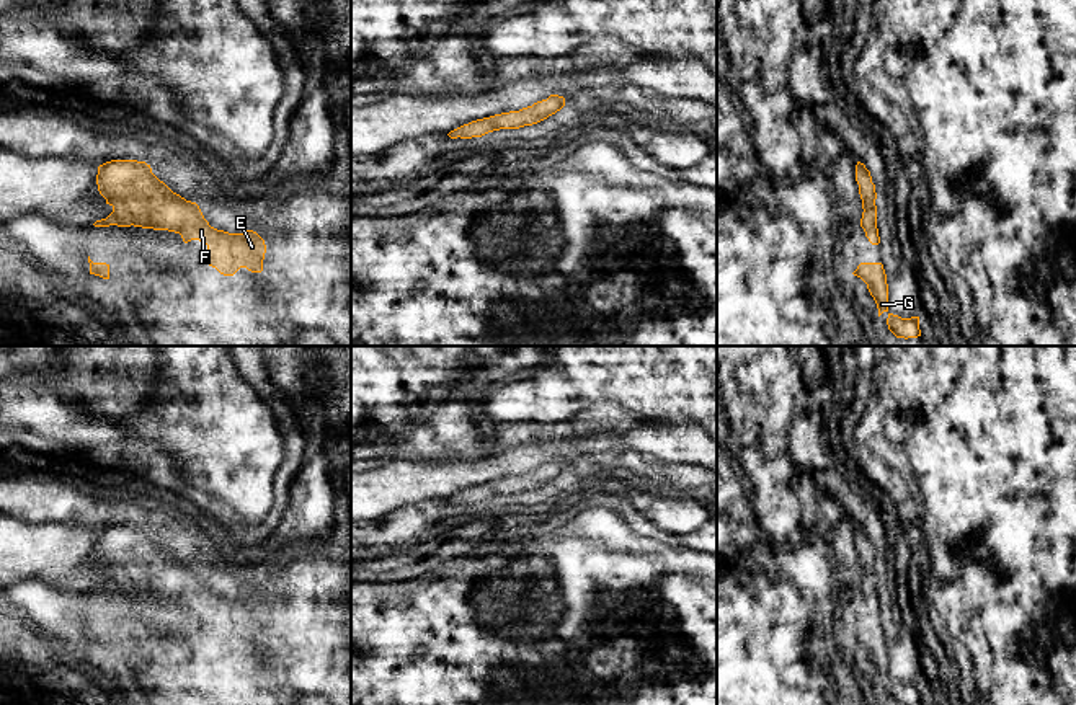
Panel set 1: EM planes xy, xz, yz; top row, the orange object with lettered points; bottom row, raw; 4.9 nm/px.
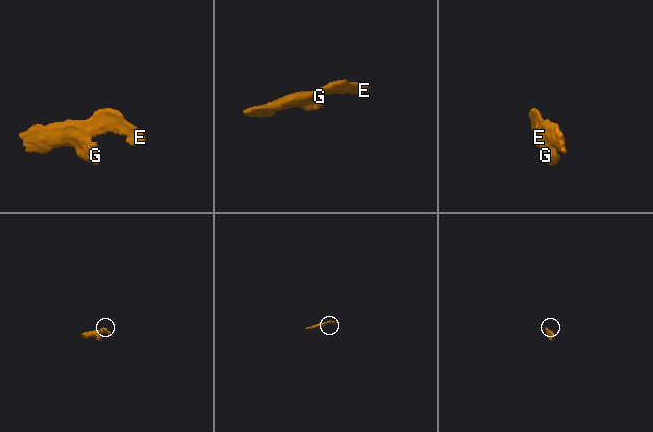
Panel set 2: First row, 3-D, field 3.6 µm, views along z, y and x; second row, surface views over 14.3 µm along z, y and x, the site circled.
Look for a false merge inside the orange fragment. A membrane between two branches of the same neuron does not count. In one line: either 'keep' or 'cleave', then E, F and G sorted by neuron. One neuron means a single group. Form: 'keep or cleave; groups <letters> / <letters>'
keep; groups E F G

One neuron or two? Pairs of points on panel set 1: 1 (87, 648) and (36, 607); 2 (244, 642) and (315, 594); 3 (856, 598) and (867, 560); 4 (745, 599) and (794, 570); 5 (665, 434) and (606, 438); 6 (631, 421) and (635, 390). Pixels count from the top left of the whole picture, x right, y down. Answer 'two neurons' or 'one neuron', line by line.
1: one neuron
2: two neurons
3: one neuron
4: one neuron
5: one neuron
6: two neurons

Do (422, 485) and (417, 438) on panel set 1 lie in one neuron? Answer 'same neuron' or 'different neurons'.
different neurons

